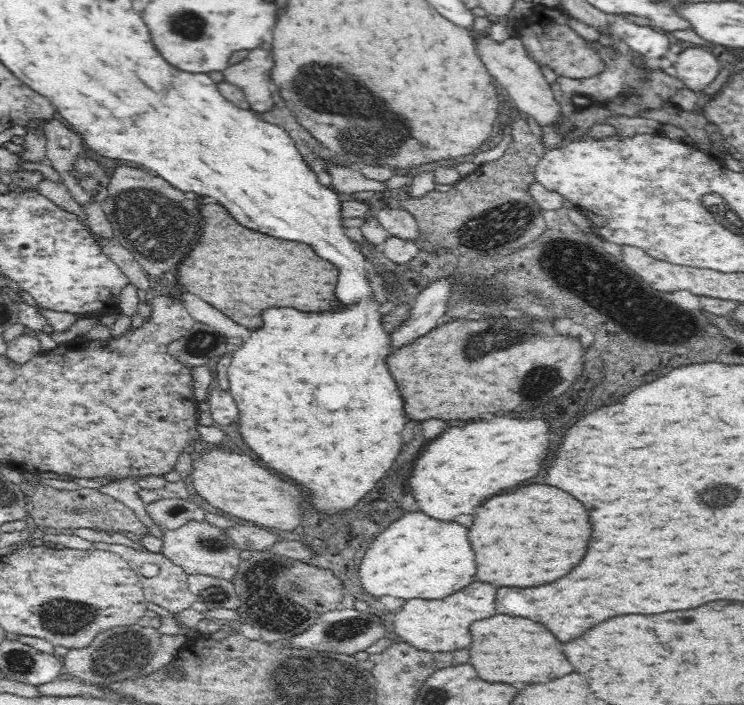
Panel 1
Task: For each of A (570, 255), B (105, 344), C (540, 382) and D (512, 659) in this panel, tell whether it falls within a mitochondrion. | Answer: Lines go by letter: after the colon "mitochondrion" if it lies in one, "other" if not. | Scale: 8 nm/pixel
A: mitochondrion
B: other
C: mitochondrion
D: other

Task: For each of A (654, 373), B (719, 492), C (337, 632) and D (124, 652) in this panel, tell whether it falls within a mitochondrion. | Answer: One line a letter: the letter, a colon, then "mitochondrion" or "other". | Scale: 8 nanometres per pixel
A: other
B: other
C: mitochondrion
D: mitochondrion

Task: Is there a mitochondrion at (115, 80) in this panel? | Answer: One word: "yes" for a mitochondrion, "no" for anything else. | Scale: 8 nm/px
no

